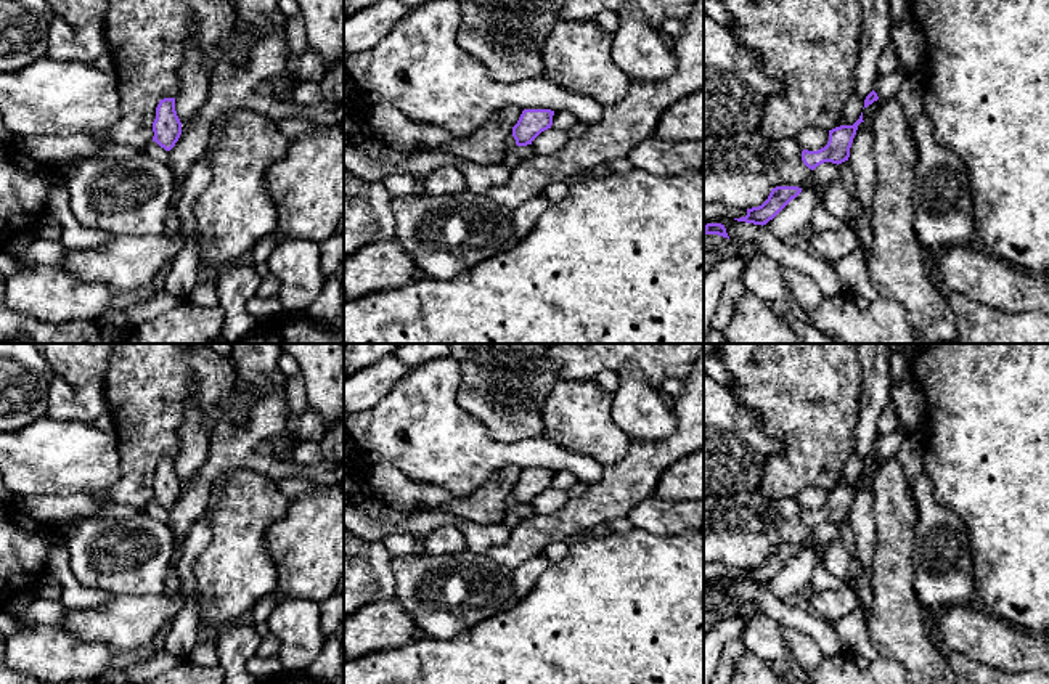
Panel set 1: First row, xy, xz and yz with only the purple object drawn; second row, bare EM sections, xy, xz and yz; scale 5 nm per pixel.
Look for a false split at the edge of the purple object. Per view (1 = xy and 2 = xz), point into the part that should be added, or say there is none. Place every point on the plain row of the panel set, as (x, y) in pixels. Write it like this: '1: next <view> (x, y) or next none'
1: next none
2: next none

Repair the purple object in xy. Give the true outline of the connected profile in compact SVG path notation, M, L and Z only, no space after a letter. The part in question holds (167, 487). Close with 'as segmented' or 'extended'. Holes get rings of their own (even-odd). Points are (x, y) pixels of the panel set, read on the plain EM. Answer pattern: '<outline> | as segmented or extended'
M164 458L156 467L156 478L153 482L153 501L165 511L170 511L182 495L182 482L175 470L175 458Z | as segmented

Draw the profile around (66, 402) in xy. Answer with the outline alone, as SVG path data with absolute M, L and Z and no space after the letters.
M53 376L48 387L47 416L58 421L95 422L108 413L103 381L92 381L84 387L67 384Z

